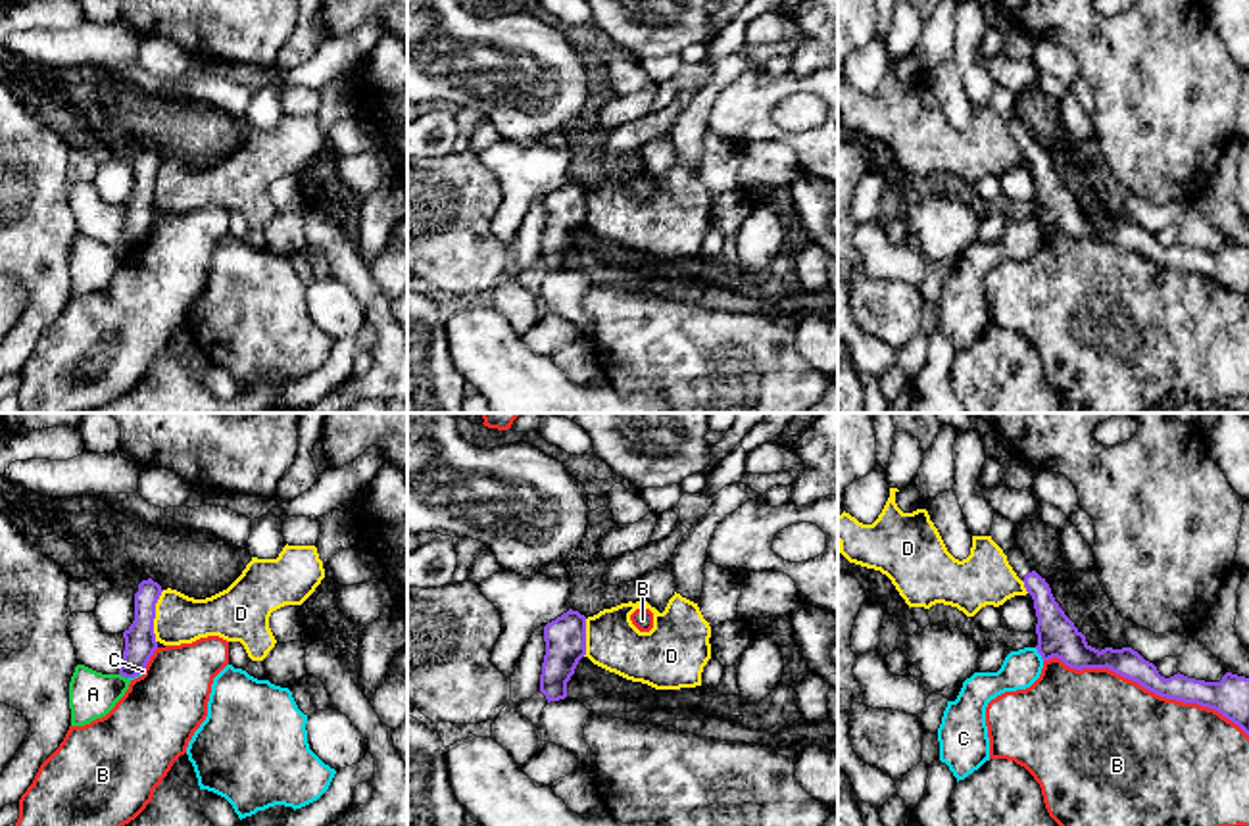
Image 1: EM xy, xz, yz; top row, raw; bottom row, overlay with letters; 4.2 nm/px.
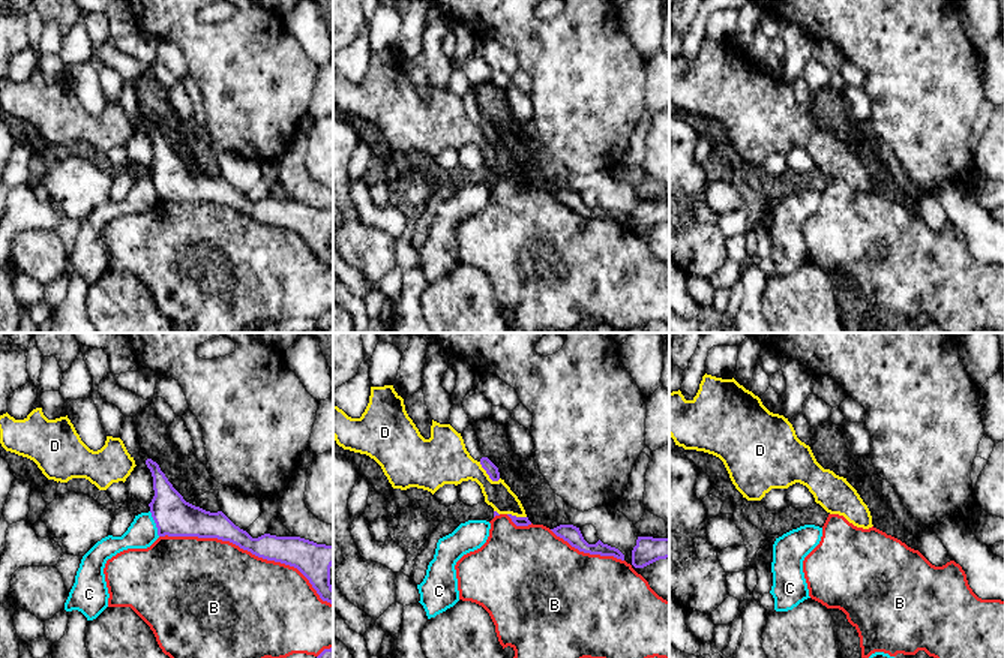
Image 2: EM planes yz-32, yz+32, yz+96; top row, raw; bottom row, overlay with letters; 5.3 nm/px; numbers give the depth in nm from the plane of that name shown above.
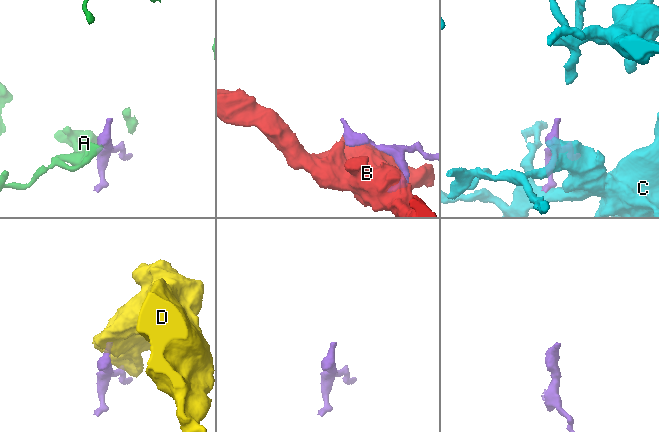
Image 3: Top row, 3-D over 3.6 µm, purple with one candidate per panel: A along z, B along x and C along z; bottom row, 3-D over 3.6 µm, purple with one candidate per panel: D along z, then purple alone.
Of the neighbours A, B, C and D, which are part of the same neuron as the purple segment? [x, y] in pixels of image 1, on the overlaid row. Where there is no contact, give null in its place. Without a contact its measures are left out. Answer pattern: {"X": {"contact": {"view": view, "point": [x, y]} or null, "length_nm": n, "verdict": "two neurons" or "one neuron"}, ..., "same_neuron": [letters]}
{"A": {"contact": {"view": "xy", "point": [123, 675]}, "length_nm": 50, "verdict": "two neurons"}, "B": {"contact": {"view": "yz", "point": [1146, 688]}, "length_nm": 900, "verdict": "two neurons"}, "C": {"contact": {"view": "yz", "point": [1038, 652]}, "length_nm": 70, "verdict": "two neurons"}, "D": {"contact": {"view": "xy", "point": [154, 617]}, "length_nm": 220, "verdict": "two neurons"}, "same_neuron": []}

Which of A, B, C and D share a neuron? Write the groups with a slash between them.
A / B / C / D

